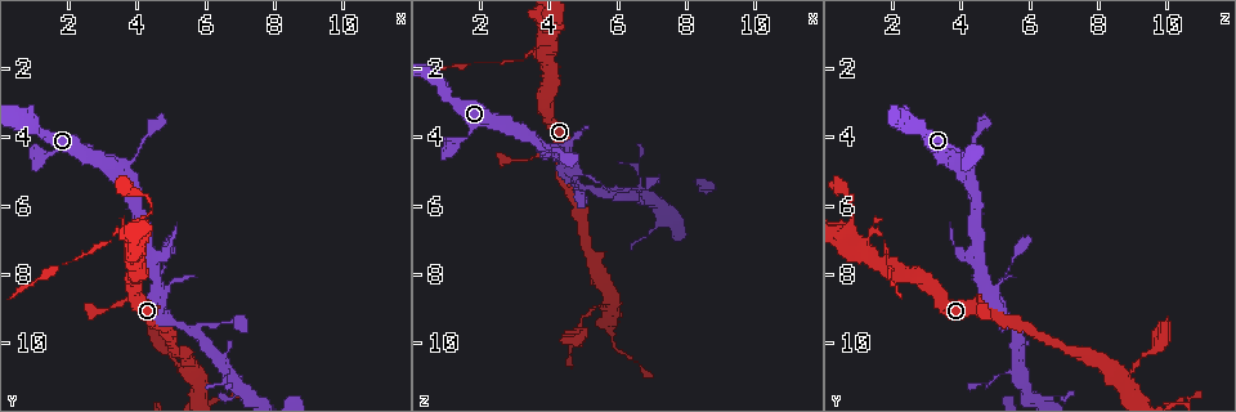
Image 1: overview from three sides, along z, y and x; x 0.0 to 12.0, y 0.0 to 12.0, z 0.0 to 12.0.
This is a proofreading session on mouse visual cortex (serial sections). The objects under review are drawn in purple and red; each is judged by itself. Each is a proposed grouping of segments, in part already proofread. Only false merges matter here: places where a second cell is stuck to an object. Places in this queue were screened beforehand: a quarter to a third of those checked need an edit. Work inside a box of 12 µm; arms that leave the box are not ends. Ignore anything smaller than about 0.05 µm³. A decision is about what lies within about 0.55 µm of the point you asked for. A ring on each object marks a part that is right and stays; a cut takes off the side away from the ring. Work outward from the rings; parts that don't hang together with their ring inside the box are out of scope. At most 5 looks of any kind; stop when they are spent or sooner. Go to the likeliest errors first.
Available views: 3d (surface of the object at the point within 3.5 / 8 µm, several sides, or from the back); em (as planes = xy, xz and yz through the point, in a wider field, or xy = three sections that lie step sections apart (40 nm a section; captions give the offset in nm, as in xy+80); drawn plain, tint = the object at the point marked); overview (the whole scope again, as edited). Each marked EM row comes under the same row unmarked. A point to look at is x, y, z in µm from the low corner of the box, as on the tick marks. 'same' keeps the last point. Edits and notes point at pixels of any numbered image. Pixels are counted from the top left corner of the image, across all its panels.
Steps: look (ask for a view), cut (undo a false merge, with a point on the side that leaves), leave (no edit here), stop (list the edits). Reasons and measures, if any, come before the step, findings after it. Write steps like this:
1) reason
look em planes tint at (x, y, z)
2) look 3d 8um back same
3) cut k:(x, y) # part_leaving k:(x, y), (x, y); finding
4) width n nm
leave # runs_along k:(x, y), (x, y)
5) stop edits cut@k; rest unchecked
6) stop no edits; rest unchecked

narrows sharply
look 3d 3.5um at (3.1, 7.0, 1.8)

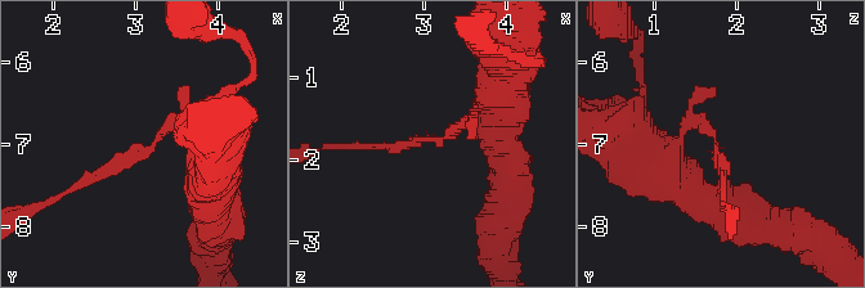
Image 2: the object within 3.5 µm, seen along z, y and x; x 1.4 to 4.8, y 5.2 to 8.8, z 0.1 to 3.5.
shape alone is not enough
look em xy step 1 tint at (3.10, 7.00, 1.75)

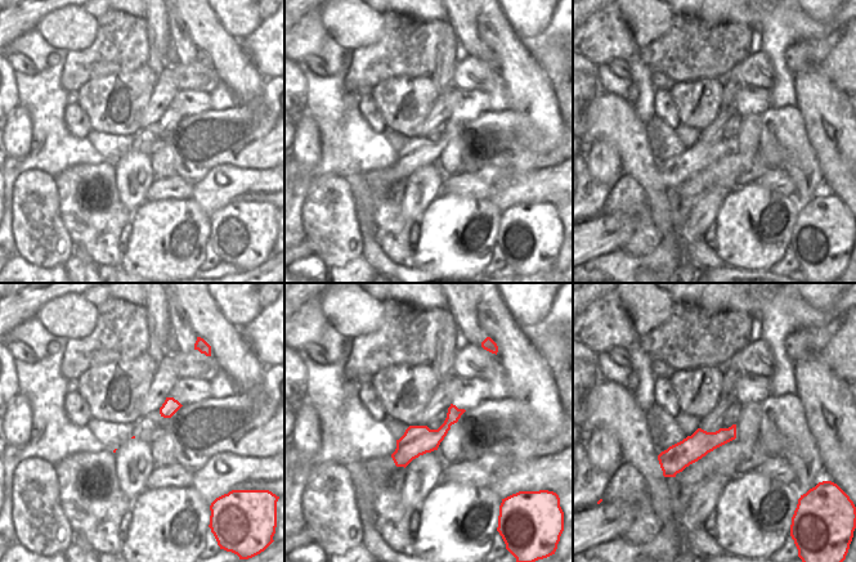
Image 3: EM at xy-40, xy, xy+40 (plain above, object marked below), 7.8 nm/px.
width 240 nm
cut 2:(130, 154) # part_leaving 2:(164, 130), (131, 158), (61, 193); two cells meet here

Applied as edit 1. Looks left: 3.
look overview

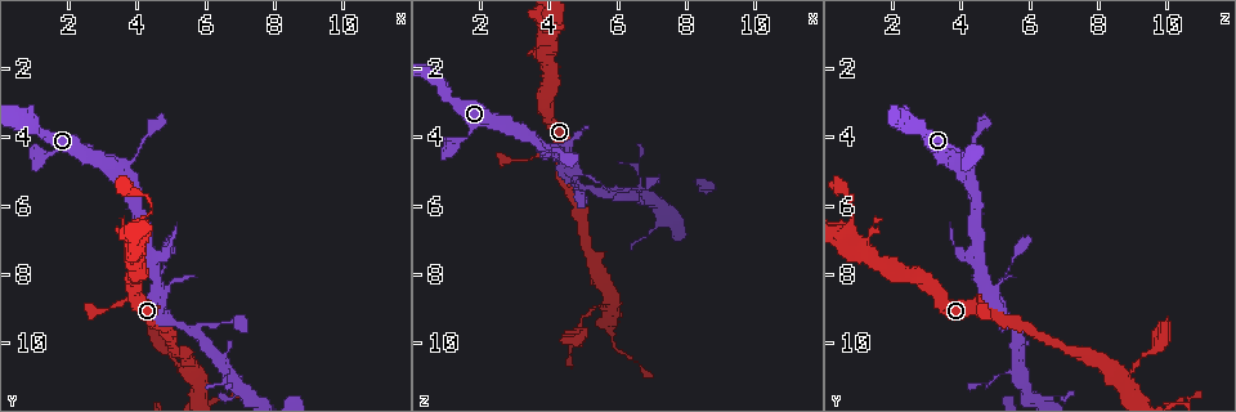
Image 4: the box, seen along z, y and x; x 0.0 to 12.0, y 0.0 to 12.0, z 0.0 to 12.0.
a narrow waist
look em xy step 2 tint at (4.7, 7.9, 5.4)

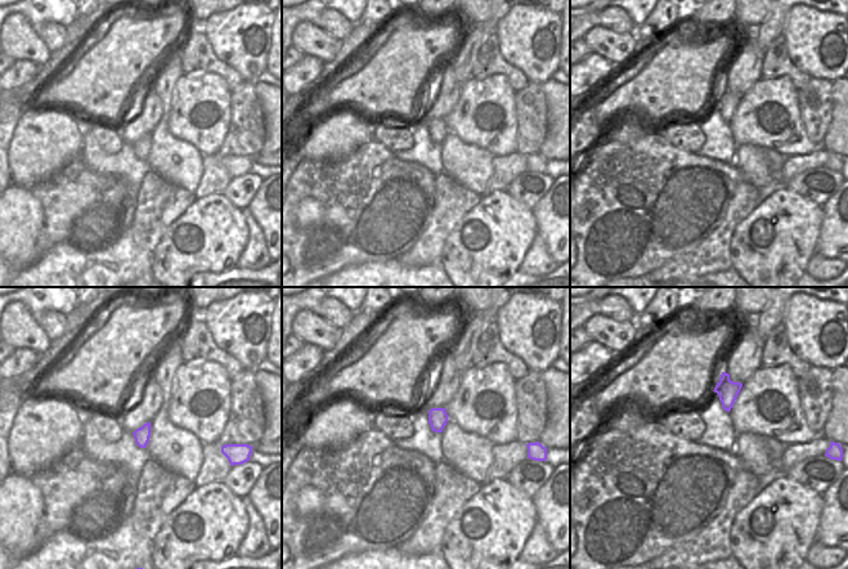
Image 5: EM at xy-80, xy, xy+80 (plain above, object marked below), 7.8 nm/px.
look 3d 3.5um same

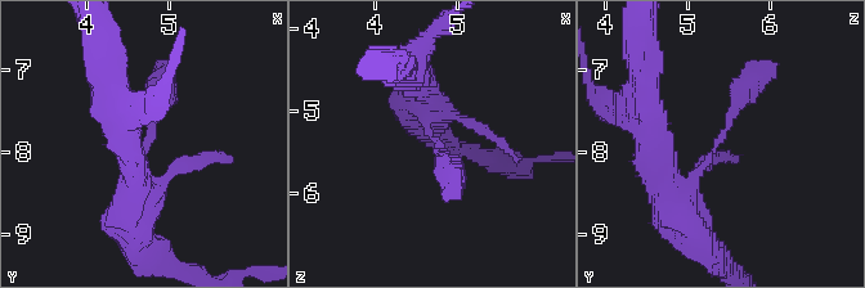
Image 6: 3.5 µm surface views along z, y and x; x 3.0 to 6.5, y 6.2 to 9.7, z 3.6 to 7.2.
width 150 nm
leave # runs_along 6:(669, 190), (676, 198), (693, 183), (765, 72); all the same cell

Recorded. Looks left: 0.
stop edits cut@2; rest unchecked

